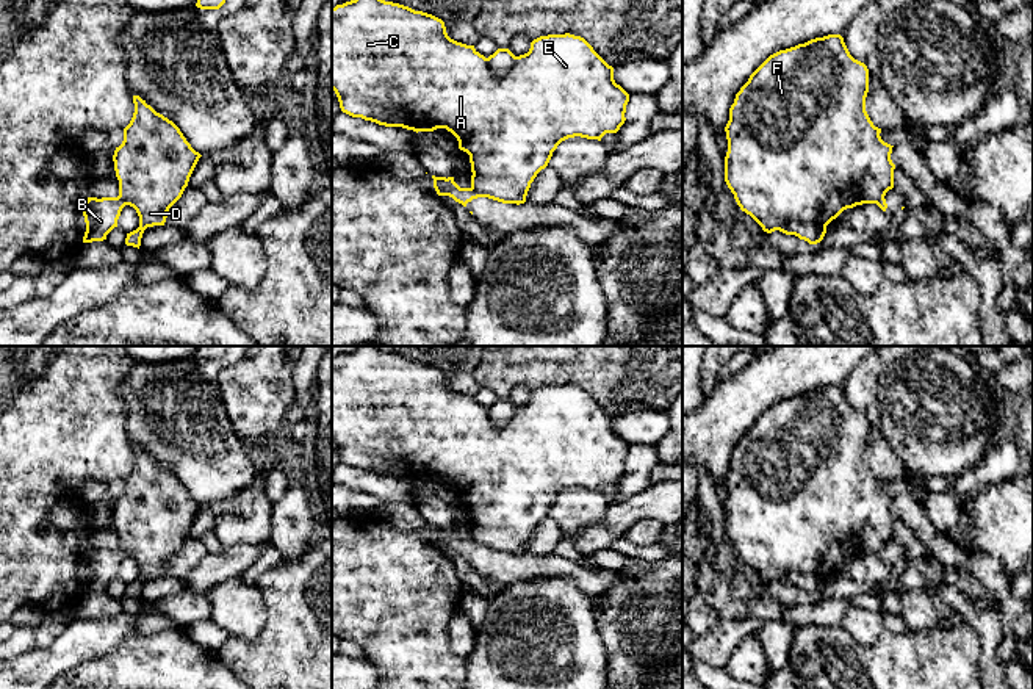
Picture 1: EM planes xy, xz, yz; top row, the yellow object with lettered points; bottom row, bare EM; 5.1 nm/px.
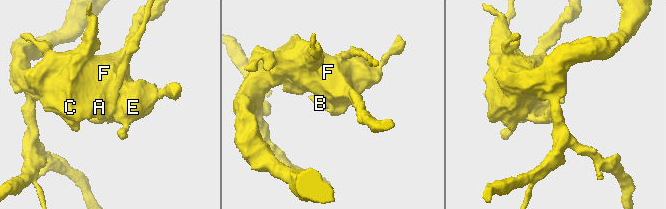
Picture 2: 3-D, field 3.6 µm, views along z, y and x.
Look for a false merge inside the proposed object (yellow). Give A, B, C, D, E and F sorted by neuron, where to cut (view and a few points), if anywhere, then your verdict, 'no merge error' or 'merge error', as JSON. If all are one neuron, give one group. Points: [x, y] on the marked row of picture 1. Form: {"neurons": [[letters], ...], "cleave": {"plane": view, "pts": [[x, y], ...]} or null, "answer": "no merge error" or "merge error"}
{"neurons": [["A", "C", "D", "E", "F"], ["B"]], "cleave": {"plane": "yz", "pts": [[775, 229], [788, 221], [809, 221], [825, 229]]}, "answer": "merge error"}

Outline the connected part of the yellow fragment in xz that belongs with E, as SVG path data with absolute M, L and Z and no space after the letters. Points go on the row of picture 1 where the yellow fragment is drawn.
M351 0L332 8L332 89L338 97L341 111L352 117L362 117L385 127L402 127L416 133L446 128L457 138L459 149L470 155L473 172L471 188L488 199L516 205L526 202L531 183L537 174L548 166L552 152L562 141L574 136L601 141L606 133L617 133L626 121L624 113L629 102L629 94L614 80L614 67L581 36L570 33L540 36L531 42L527 53L515 58L506 75L495 75L488 66L488 60L481 55L474 45L457 42L448 36L441 19L385 0Z

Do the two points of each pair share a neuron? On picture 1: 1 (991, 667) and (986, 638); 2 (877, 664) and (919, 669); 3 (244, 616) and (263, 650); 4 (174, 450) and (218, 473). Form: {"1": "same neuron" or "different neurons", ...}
{"1": "same neuron", "2": "same neuron", "3": "different neurons", "4": "same neuron"}

